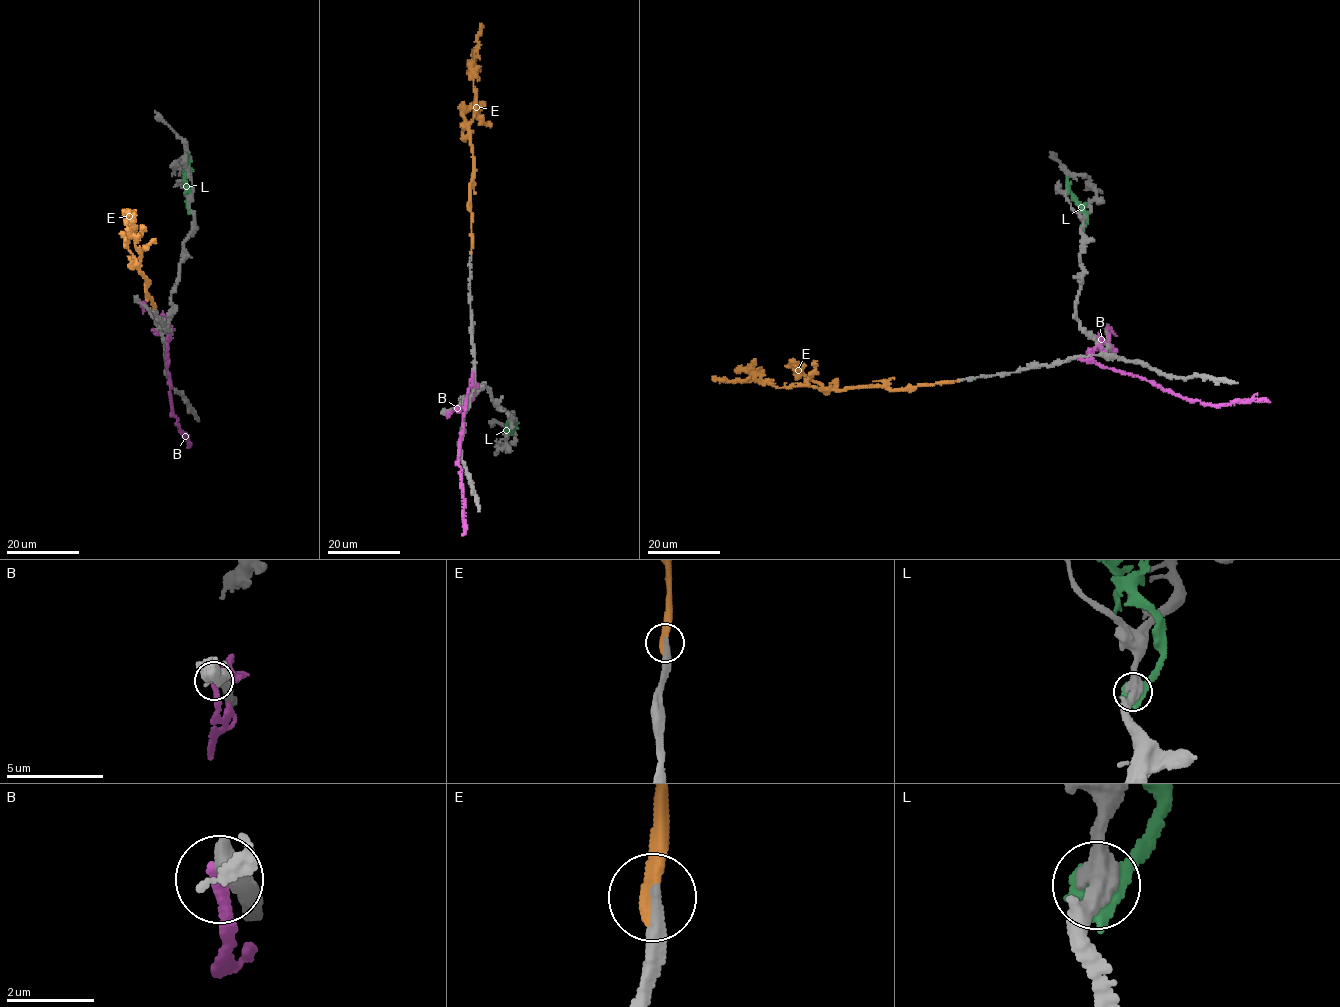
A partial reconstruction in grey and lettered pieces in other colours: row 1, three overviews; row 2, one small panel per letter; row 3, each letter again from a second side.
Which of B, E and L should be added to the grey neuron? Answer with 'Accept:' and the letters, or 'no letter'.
Accept: E

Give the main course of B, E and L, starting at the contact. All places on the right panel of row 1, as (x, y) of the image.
B: (1077, 358), (1137, 375), (1185, 398), (1207, 404), (1258, 399), (1270, 402)
E: (957, 380), (900, 389), (876, 386), (821, 389), (805, 385), (776, 387), (755, 381), (724, 381), (712, 376)
L: (1083, 228), (1087, 215), (1070, 191), (1067, 176)

